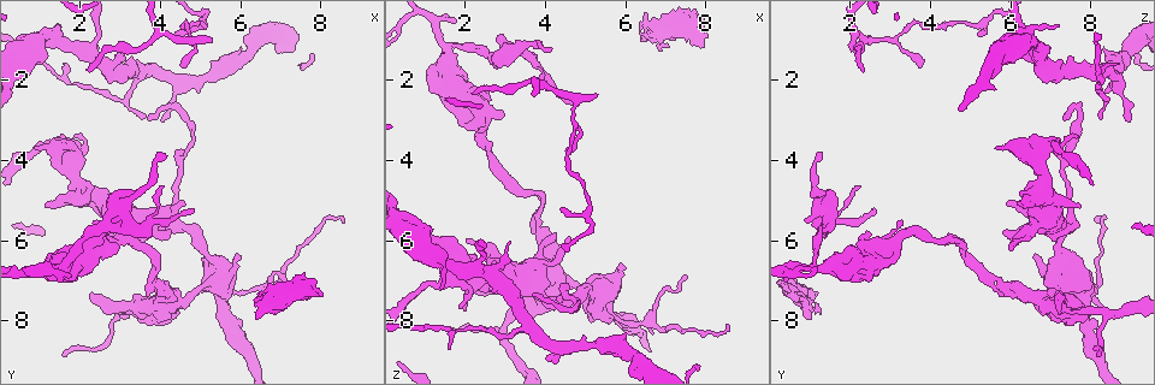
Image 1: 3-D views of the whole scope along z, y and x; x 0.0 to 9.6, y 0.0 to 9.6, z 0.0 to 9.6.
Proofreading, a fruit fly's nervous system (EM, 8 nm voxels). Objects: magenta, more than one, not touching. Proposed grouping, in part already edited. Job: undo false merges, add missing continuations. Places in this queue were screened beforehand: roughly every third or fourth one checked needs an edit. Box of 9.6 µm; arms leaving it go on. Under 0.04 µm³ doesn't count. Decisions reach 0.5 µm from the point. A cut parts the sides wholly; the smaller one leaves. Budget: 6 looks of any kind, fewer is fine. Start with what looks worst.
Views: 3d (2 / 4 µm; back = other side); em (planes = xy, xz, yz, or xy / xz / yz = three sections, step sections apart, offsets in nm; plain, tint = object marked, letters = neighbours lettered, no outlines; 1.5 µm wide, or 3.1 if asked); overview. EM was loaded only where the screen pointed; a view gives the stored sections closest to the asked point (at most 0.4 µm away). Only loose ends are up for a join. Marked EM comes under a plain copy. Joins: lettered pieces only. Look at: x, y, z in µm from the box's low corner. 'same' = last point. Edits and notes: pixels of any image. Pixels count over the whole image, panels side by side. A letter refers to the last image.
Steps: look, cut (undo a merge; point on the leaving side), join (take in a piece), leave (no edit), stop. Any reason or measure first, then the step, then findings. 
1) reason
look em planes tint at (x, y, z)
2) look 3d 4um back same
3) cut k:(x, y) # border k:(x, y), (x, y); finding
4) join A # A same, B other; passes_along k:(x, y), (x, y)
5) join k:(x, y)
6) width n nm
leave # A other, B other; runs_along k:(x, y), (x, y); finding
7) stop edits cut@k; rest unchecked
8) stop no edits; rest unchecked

an open end
look em yz step 8 letters at (4.50, 1.70, 3.70)

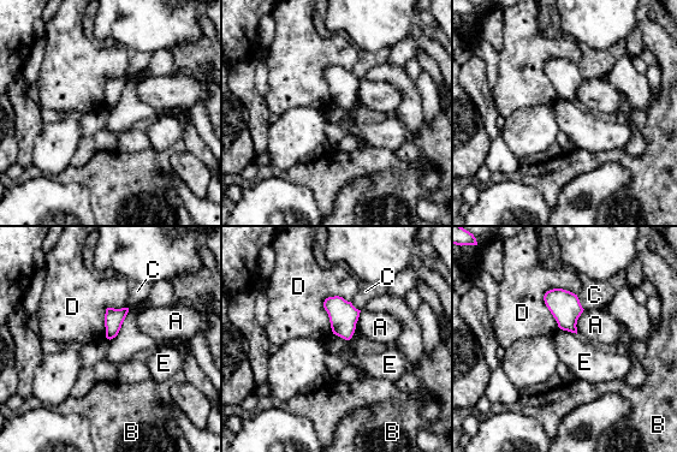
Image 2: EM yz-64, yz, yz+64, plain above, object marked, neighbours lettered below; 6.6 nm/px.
cut it another way
look em planes letters same

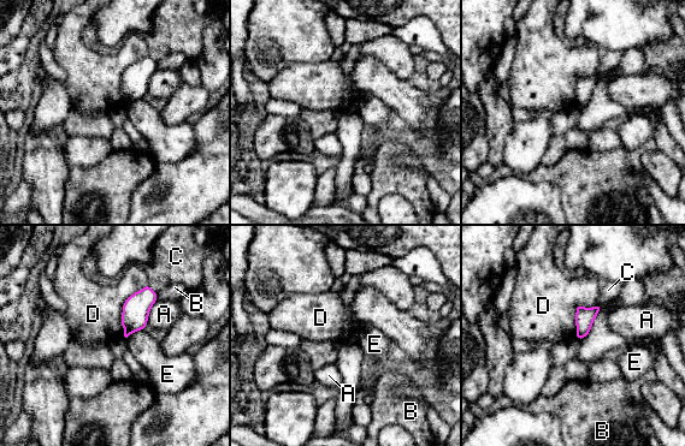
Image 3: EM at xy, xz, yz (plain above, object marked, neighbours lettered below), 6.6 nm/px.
leave # A other, B other, C other, D other, E other; border 3:(146, 285), (123, 305), (123, 336); no lettered piece goes on from it

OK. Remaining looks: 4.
an open end
look 3d 4um at (2.95, 6.20, 2.85)

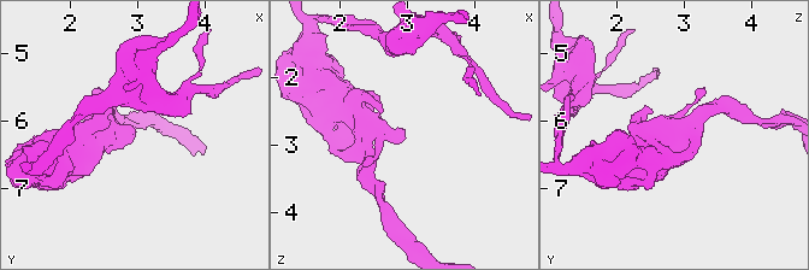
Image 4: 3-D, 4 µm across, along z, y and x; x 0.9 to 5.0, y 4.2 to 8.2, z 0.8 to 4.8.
shape alone is not enough
look em planes tint at (2.95, 6.20, 2.90)

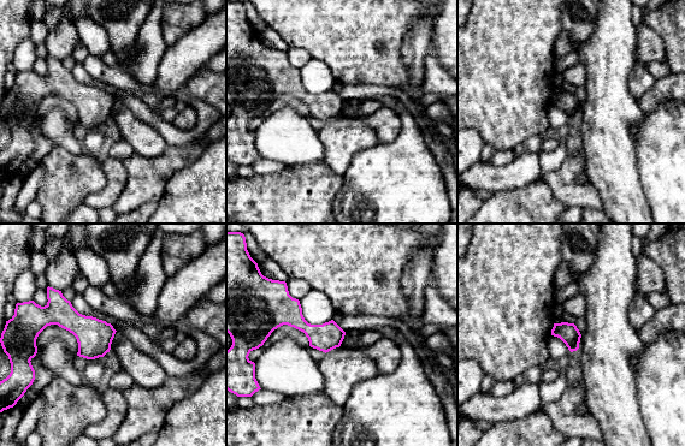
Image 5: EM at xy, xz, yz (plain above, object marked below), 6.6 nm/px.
look em planes letters same

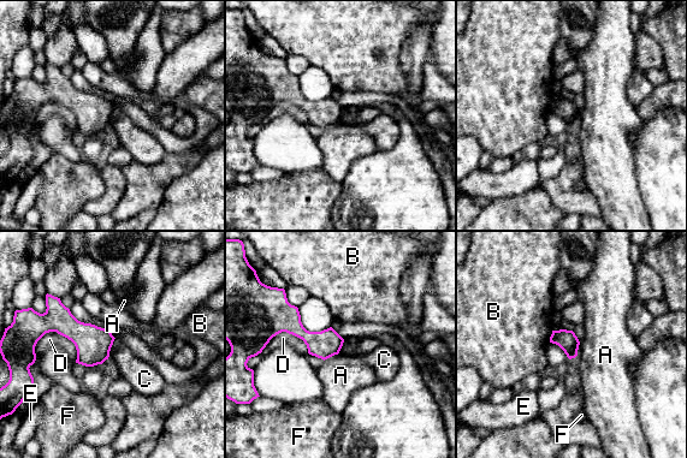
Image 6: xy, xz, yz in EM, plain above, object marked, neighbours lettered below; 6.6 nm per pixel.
longest_contact D 300 nm
leave # A other, B other, C other, D other, E other, F other; runs_along 6:(270, 333), (295, 327), (339, 343); none of them fits

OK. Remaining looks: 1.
branch stops here
look em planes letters at (2.85, 5.40, 0.85)

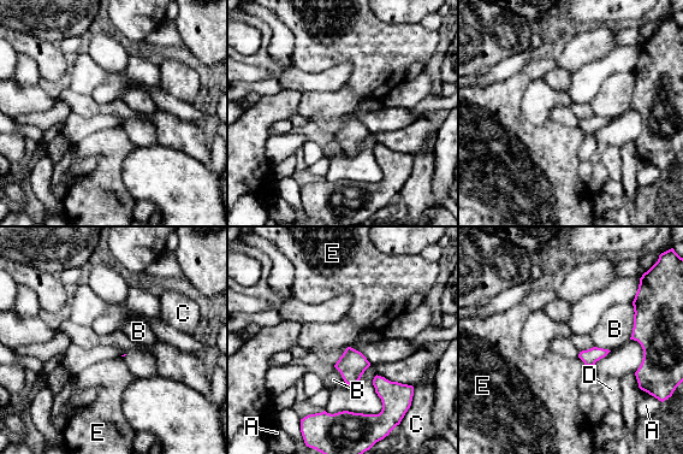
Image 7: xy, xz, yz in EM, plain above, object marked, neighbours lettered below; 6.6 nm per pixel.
leave # A other, B other, C other, D other, E other; border 7:(578, 357), (586, 365); none of them fits

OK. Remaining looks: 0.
stop no edits; rest unchecked

